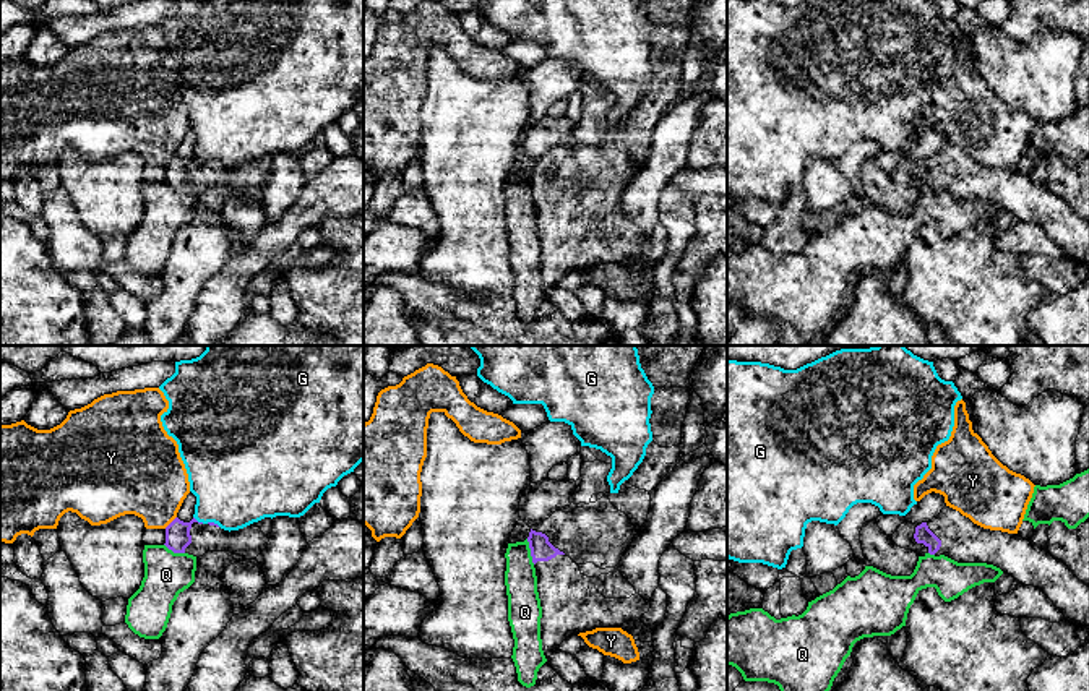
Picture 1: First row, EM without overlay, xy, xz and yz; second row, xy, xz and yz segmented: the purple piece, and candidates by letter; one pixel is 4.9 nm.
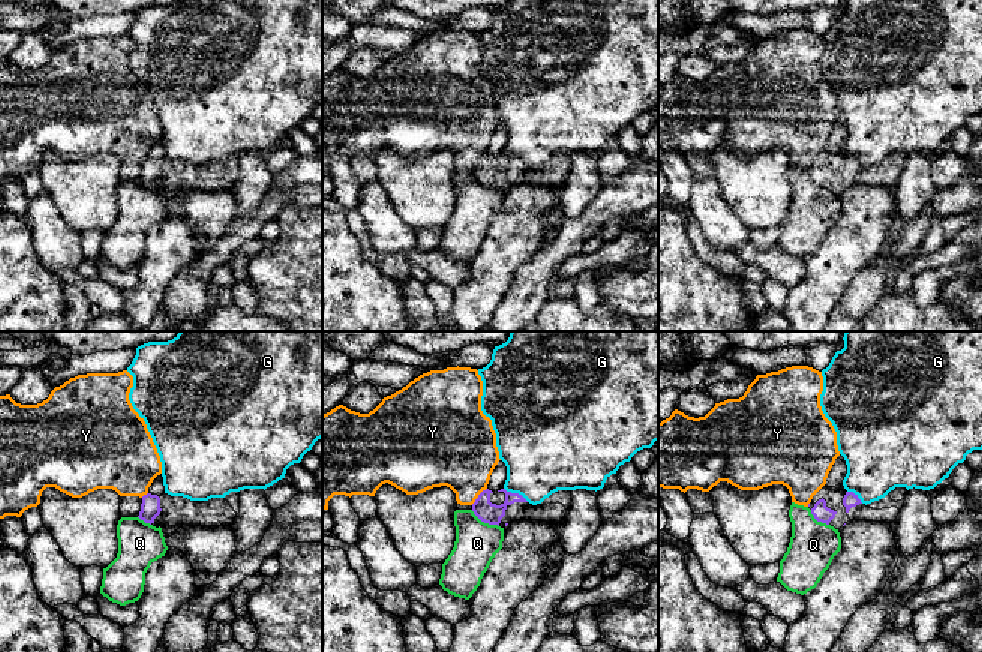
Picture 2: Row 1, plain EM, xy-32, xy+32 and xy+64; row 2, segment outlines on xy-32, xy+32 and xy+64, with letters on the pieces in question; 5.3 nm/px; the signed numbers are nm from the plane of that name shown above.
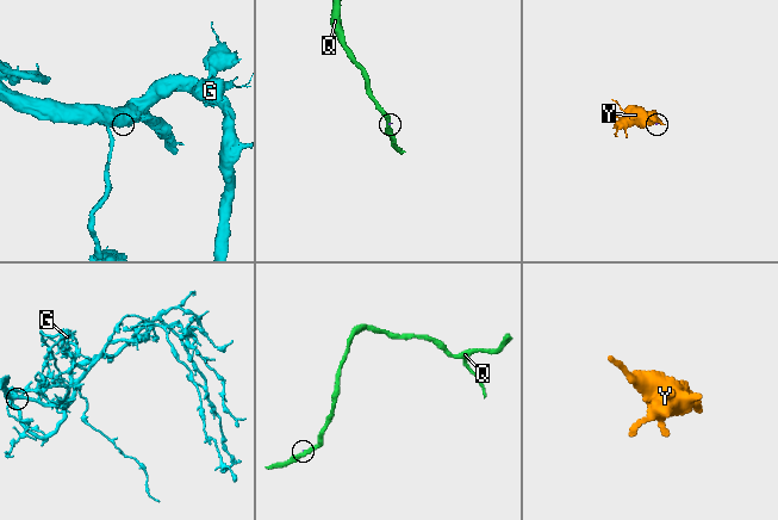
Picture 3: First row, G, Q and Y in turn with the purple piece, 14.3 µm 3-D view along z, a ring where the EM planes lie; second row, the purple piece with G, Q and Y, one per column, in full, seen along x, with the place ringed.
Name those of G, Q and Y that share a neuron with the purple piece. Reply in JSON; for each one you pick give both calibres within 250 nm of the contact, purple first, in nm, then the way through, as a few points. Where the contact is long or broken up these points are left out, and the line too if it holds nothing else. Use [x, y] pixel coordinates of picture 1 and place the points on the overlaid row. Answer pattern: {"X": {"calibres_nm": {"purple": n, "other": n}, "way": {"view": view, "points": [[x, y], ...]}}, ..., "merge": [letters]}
{"merge": []}

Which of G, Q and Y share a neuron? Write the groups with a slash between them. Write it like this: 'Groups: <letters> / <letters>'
Groups: G / Q / Y

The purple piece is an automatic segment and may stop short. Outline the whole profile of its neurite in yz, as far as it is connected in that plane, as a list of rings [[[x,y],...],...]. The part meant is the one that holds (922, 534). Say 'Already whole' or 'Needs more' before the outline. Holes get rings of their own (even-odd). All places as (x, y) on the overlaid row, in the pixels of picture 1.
Needs more. [[[949,506],[928,522],[901,524],[891,539],[917,555],[993,564],[1018,584],[1039,587],[1071,624],[1089,626],[1089,587],[1032,540],[984,529]]]

